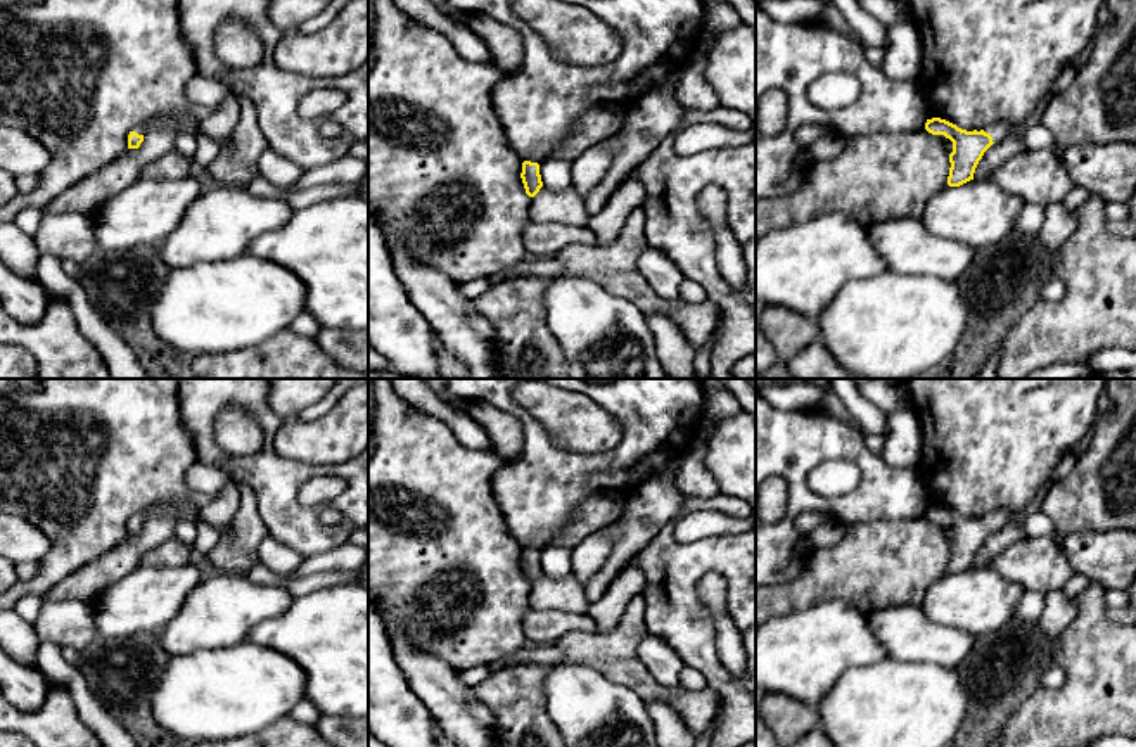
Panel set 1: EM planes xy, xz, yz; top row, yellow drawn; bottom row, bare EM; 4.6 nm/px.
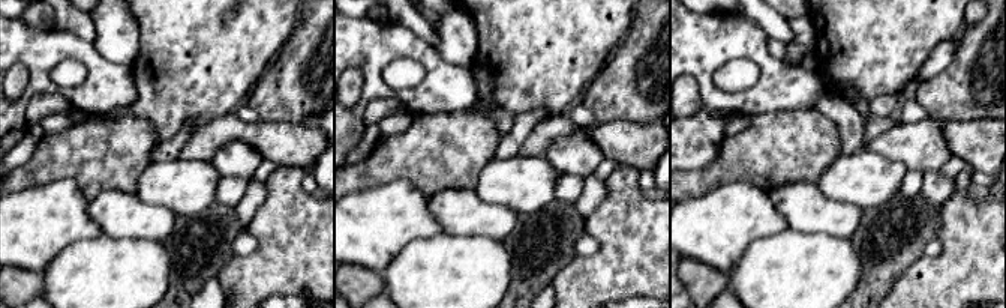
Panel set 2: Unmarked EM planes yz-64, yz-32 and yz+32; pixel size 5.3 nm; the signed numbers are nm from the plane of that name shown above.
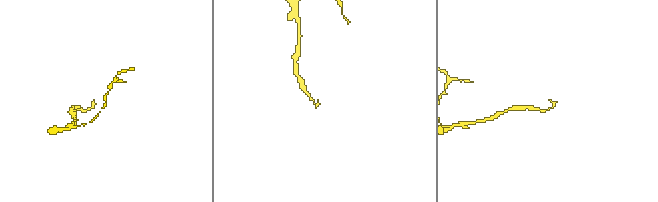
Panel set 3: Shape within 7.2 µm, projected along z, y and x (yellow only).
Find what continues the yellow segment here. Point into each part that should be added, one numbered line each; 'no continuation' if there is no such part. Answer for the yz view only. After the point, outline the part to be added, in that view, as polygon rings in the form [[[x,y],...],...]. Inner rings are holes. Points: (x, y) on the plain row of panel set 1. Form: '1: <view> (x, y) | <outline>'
1: yz (998, 517) | [[[996,508],[989,512],[984,519],[992,524],[992,529],[1001,529],[1006,524],[1015,522],[1008,508]]]

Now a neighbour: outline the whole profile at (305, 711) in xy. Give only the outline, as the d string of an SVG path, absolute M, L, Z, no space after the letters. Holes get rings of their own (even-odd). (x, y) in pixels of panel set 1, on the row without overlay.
M303 699L294 706L289 716L301 725L315 726L322 712L316 709L316 706L311 700Z

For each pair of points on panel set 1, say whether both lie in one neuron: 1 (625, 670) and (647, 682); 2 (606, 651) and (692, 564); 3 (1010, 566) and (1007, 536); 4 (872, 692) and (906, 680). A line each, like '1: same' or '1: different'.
1: same
2: different
3: different
4: same

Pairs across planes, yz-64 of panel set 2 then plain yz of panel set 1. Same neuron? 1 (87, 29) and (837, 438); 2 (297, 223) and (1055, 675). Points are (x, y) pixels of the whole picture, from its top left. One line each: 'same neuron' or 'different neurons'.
1: different neurons
2: different neurons

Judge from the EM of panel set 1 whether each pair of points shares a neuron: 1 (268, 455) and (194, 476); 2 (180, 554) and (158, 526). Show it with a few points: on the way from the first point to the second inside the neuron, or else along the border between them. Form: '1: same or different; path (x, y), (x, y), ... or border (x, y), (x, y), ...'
1: different; border (199, 460), (220, 467), (232, 481)
2: different; border (172, 536), (153, 547), (139, 564)

